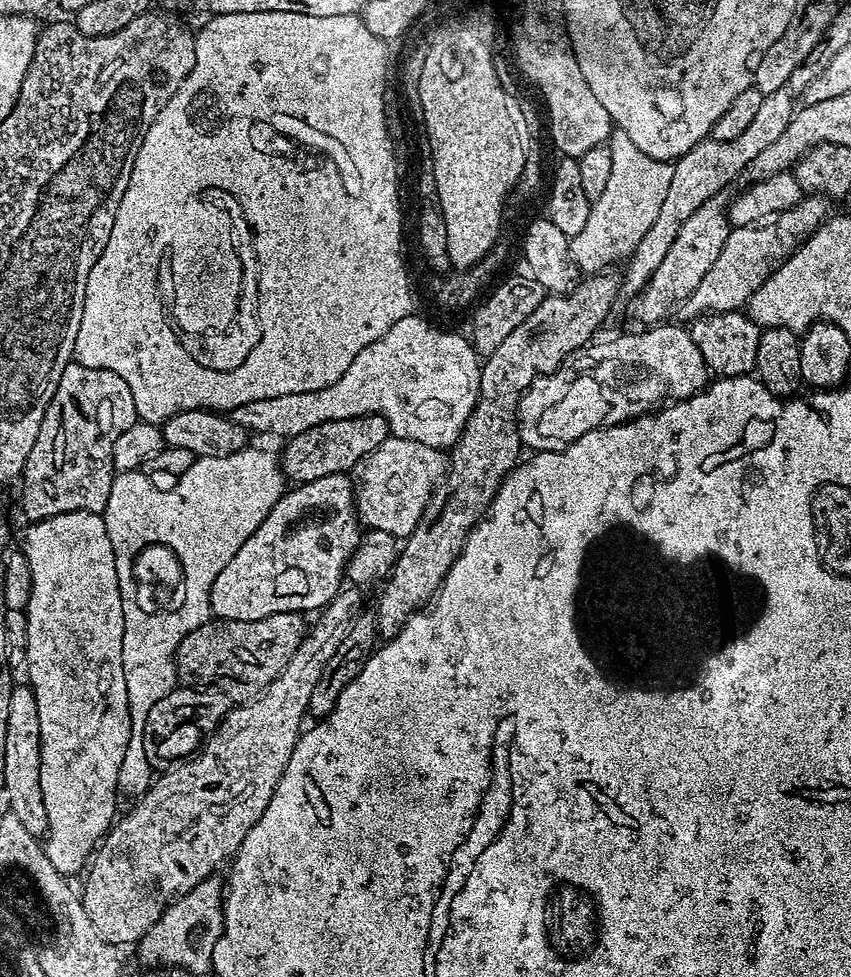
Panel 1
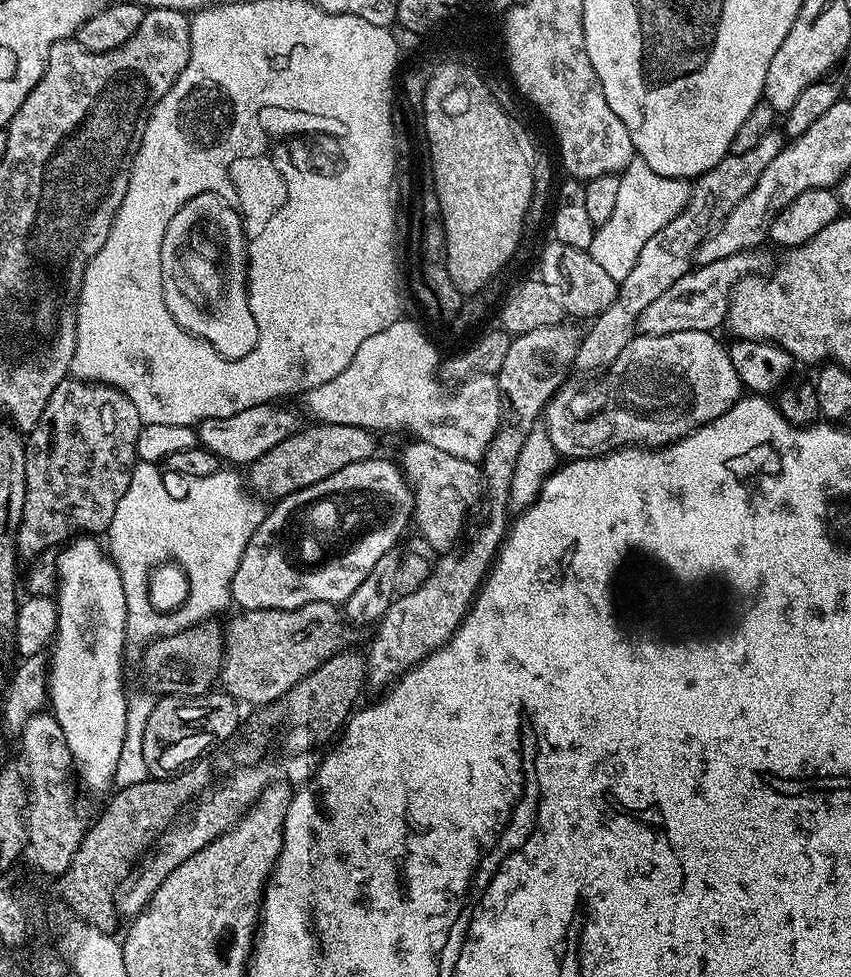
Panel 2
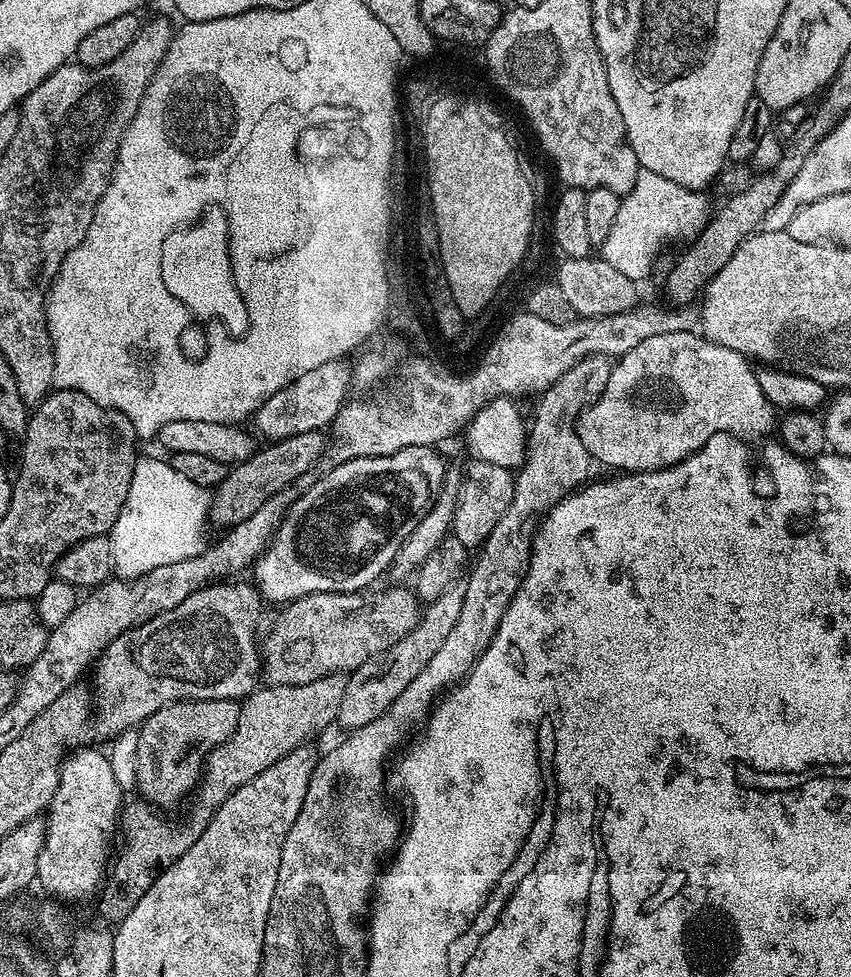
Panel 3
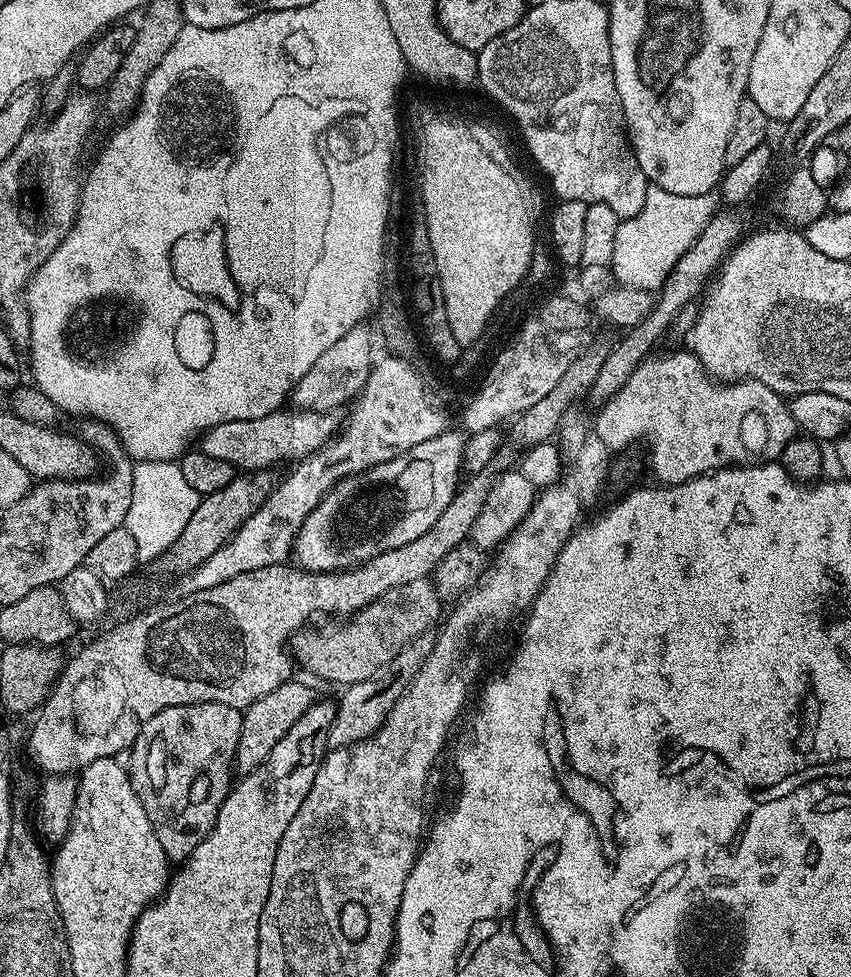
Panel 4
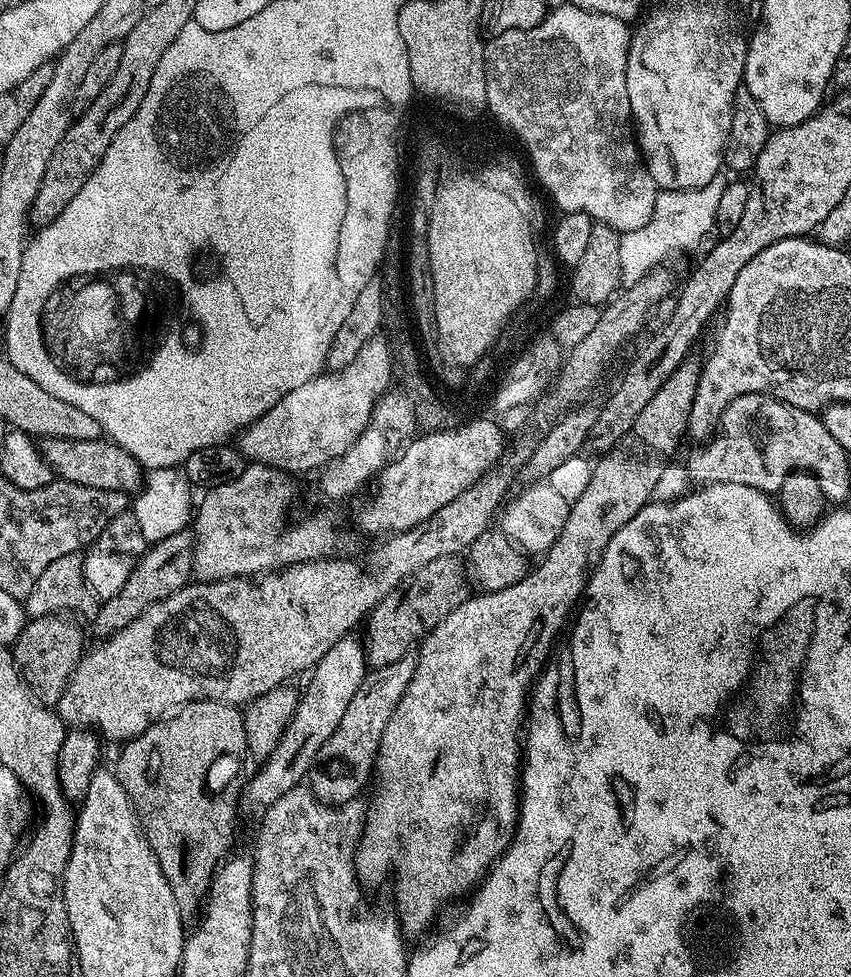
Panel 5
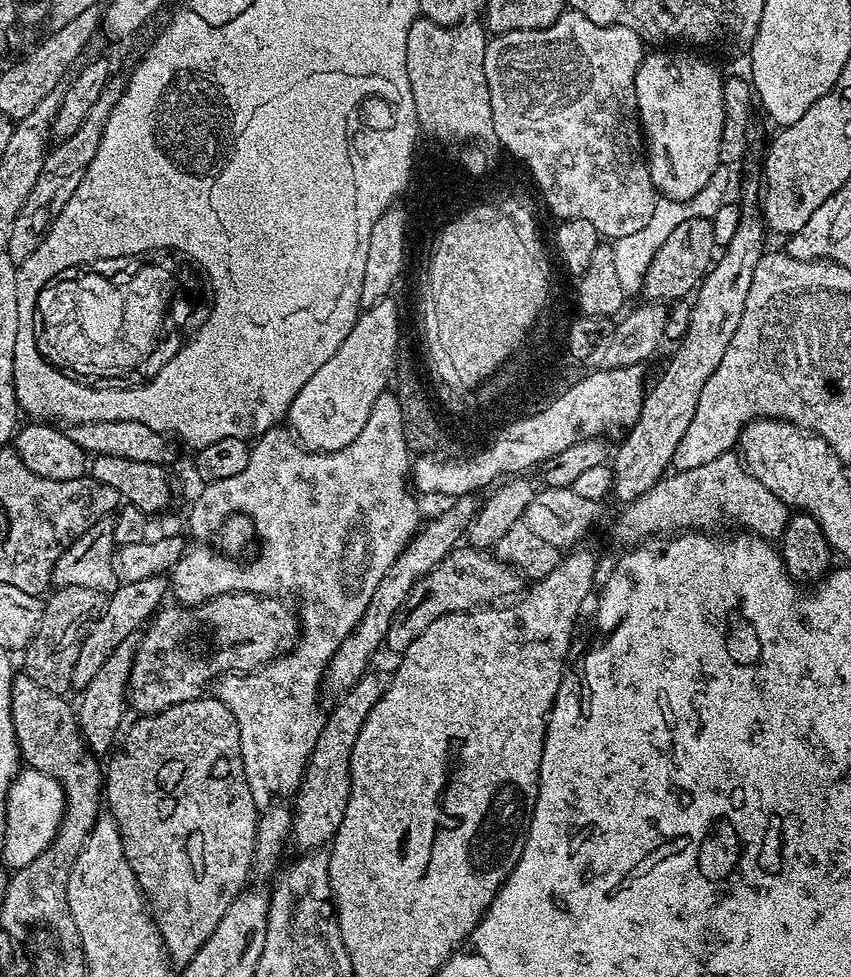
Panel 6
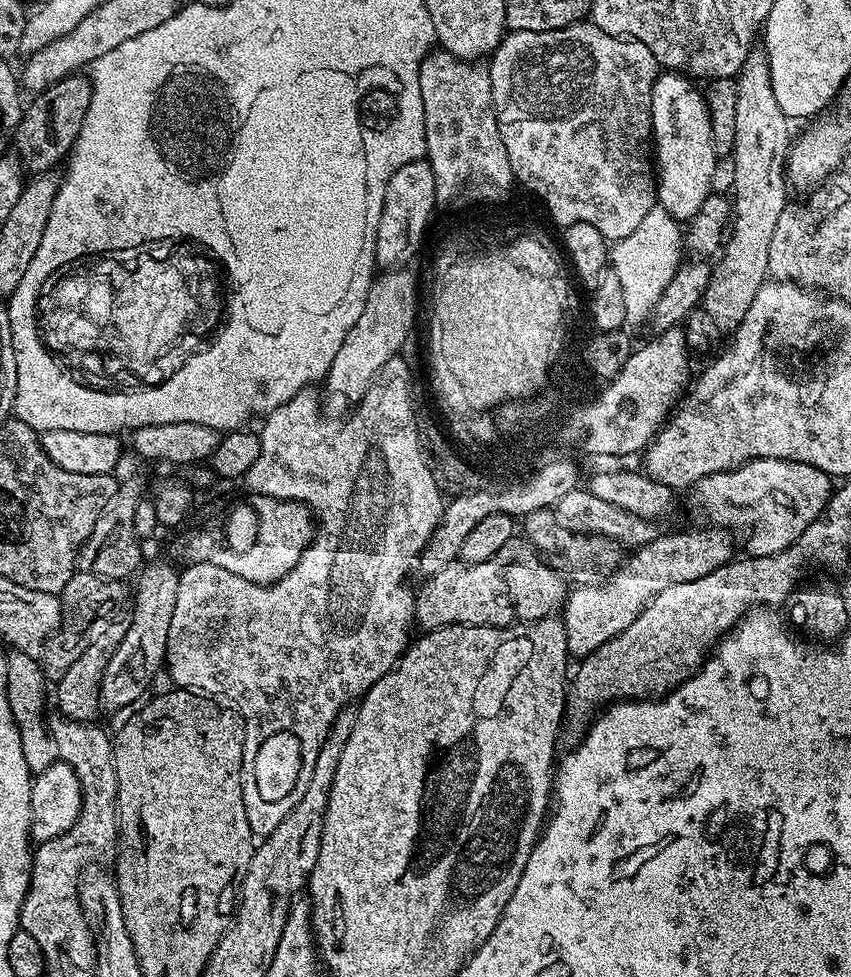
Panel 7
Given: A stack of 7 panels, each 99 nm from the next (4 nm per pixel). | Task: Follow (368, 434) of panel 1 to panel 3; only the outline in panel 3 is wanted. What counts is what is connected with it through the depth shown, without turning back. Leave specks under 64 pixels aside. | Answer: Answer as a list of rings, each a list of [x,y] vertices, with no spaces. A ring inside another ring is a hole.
[[[323,431],[307,432],[306,434],[291,436],[285,440],[278,440],[264,446],[268,448],[261,447],[253,452],[252,456],[243,460],[242,463],[231,465],[228,470],[228,477],[211,493],[210,516],[215,527],[217,524],[218,527],[222,528],[221,530],[228,530],[238,522],[246,522],[246,518],[250,518],[254,514],[254,510],[259,510],[270,498],[274,498],[274,494],[278,494],[300,482],[296,480],[302,479],[323,458],[324,435]]]

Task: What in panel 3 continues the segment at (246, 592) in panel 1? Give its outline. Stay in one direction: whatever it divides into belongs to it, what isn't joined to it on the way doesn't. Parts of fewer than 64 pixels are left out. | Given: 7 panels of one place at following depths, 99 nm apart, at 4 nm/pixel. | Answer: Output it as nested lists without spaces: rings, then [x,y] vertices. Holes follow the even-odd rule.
[[[406,446],[406,450],[398,450],[389,456],[359,456],[353,460],[341,460],[325,474],[321,480],[316,480],[303,492],[297,500],[288,508],[288,513],[284,515],[284,520],[278,526],[276,535],[272,541],[268,543],[268,547],[264,549],[254,565],[254,583],[256,589],[260,591],[261,597],[265,601],[273,600],[274,603],[280,604],[276,606],[284,606],[293,600],[301,600],[302,597],[310,595],[311,592],[347,592],[349,594],[359,593],[367,584],[372,584],[380,575],[387,573],[391,569],[392,561],[395,560],[398,550],[402,546],[402,542],[406,542],[406,538],[410,538],[410,530],[414,530],[414,526],[418,526],[418,522],[422,522],[422,518],[426,514],[426,510],[430,510],[430,506],[436,500],[436,493],[440,490],[440,484],[444,480],[444,470],[446,461],[439,456],[435,447],[427,448],[426,446]]]

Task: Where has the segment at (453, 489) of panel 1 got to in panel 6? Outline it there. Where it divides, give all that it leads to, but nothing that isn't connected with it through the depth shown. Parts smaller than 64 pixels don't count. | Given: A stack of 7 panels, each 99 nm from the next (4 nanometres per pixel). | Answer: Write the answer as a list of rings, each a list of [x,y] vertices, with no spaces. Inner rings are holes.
[[[369,670],[355,686],[343,693],[336,709],[330,714],[327,713],[318,742],[314,742],[314,750],[304,768],[300,789],[294,797],[296,808],[291,809],[290,840],[304,848],[300,850],[323,849],[336,835],[342,822],[342,814],[346,814],[346,802],[350,798],[350,760],[354,744],[370,710],[378,702],[378,698],[382,698],[384,691],[385,677],[380,677],[375,670]]]

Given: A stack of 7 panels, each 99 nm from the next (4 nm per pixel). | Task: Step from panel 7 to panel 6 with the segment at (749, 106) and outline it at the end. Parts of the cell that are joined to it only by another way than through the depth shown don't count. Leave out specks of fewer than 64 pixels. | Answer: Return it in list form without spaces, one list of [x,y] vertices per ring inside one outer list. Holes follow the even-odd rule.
[[[746,181],[738,198],[741,214],[738,230],[729,244],[722,248],[695,289],[696,300],[691,301],[692,312],[689,314],[686,332],[675,345],[676,349],[673,350],[668,365],[661,370],[660,377],[654,382],[651,381],[650,387],[644,393],[637,421],[623,433],[624,441],[611,457],[610,492],[613,497],[616,495],[620,502],[637,500],[669,471],[674,450],[678,448],[678,442],[682,442],[682,434],[686,434],[690,418],[694,418],[698,394],[702,394],[706,378],[710,378],[710,374],[718,370],[718,362],[722,362],[726,346],[730,346],[730,338],[734,338],[734,330],[738,330],[738,322],[742,322],[742,310],[746,308],[746,294],[750,292],[754,266],[758,266],[766,251],[766,225],[761,200],[761,181]]]

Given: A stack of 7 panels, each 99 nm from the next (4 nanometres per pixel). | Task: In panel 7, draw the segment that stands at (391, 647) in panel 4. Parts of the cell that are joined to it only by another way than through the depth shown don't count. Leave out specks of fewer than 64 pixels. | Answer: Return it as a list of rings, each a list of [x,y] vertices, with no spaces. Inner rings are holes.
[[[513,538],[486,562],[447,564],[418,588],[415,623],[424,630],[443,628],[445,624],[507,628],[509,624],[530,624],[559,613],[569,585],[564,585],[563,578],[536,555],[537,549],[527,539]]]

